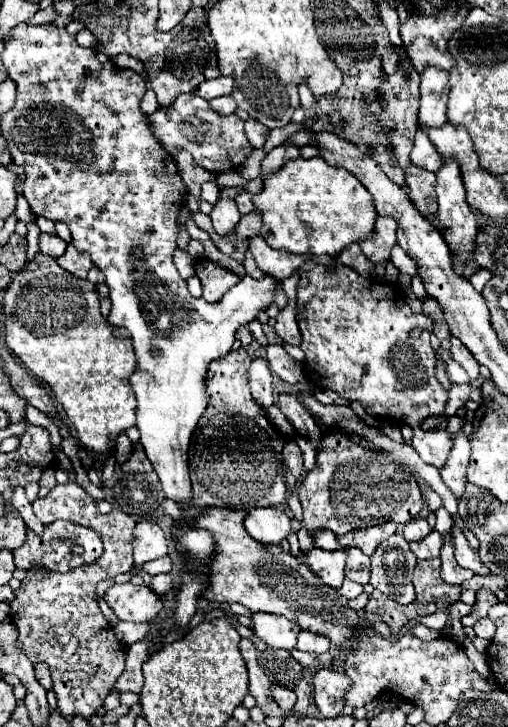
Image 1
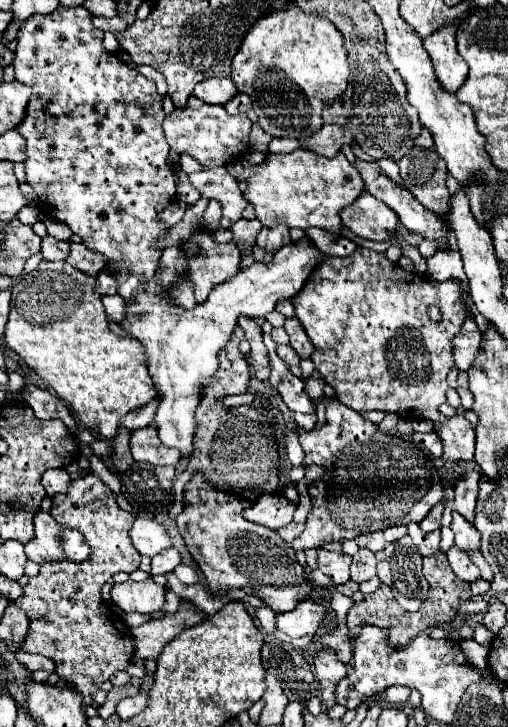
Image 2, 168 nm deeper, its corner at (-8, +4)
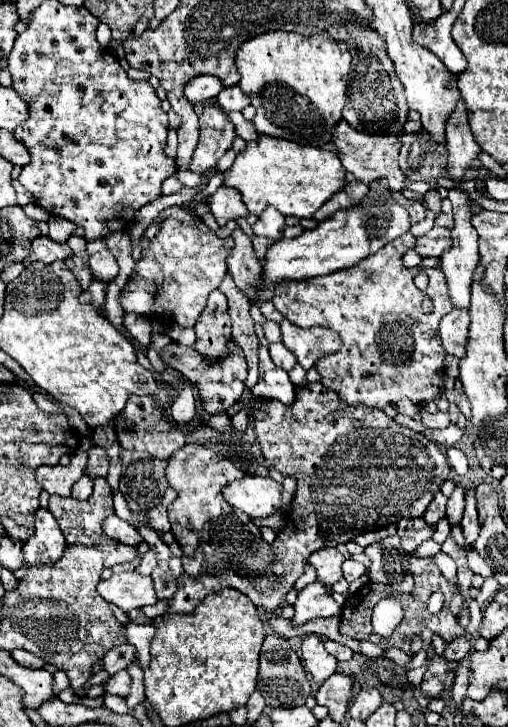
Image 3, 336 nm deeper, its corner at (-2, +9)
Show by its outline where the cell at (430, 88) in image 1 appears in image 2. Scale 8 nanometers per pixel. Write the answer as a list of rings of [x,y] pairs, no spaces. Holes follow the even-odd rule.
[[[454,19],[452,25],[444,25],[444,29],[438,29],[436,33],[428,35],[422,41],[424,49],[428,51],[434,63],[434,69],[442,87],[448,89],[450,93],[456,93],[456,89],[466,81],[466,75],[468,75],[468,65],[456,49],[458,23],[460,21]]]

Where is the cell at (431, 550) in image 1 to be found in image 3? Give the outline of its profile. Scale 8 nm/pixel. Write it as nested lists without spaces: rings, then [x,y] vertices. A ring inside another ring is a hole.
[[[400,520],[398,522],[398,536],[402,540],[402,548],[406,552],[414,552],[422,542],[432,538],[434,528],[432,526],[422,526],[416,520]]]

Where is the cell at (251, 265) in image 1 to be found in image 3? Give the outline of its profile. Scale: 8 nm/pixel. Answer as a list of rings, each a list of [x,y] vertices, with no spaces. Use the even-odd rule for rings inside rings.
[[[254,236],[252,238],[252,246],[254,246],[254,252],[256,252],[256,256],[258,256],[260,262],[264,262],[266,248],[272,246],[272,244],[274,244],[274,240],[270,240],[270,238],[260,238],[260,236]]]

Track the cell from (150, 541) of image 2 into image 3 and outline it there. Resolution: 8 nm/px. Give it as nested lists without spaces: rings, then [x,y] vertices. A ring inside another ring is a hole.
[[[110,516],[104,520],[102,524],[102,530],[112,538],[112,540],[118,540],[122,544],[128,544],[128,546],[138,546],[144,538],[140,536],[138,528],[118,516]]]

